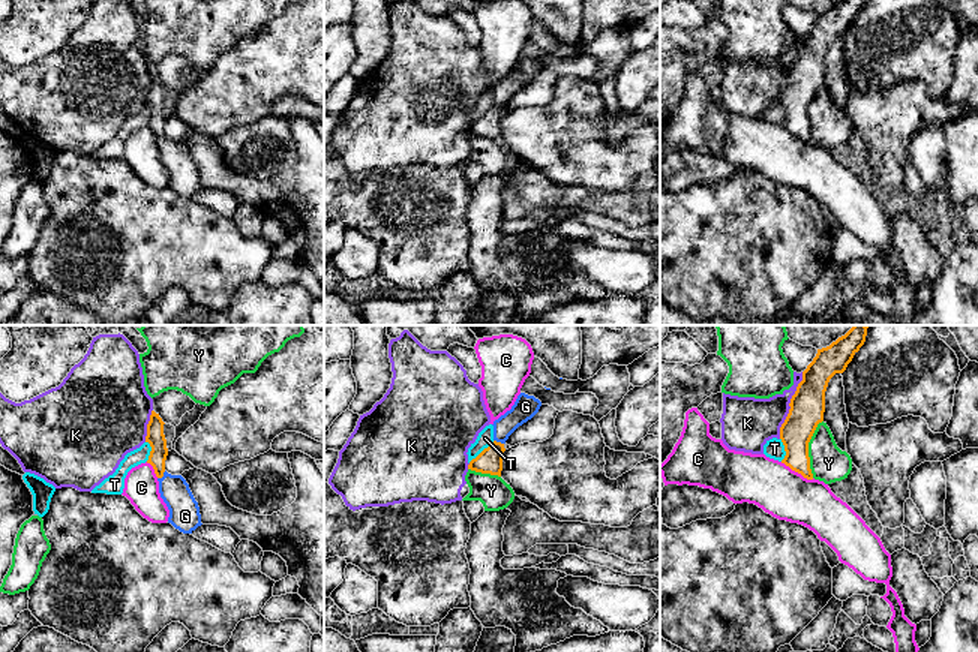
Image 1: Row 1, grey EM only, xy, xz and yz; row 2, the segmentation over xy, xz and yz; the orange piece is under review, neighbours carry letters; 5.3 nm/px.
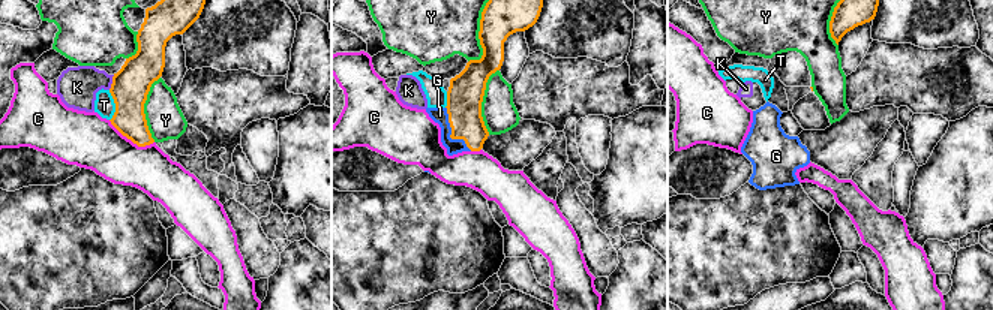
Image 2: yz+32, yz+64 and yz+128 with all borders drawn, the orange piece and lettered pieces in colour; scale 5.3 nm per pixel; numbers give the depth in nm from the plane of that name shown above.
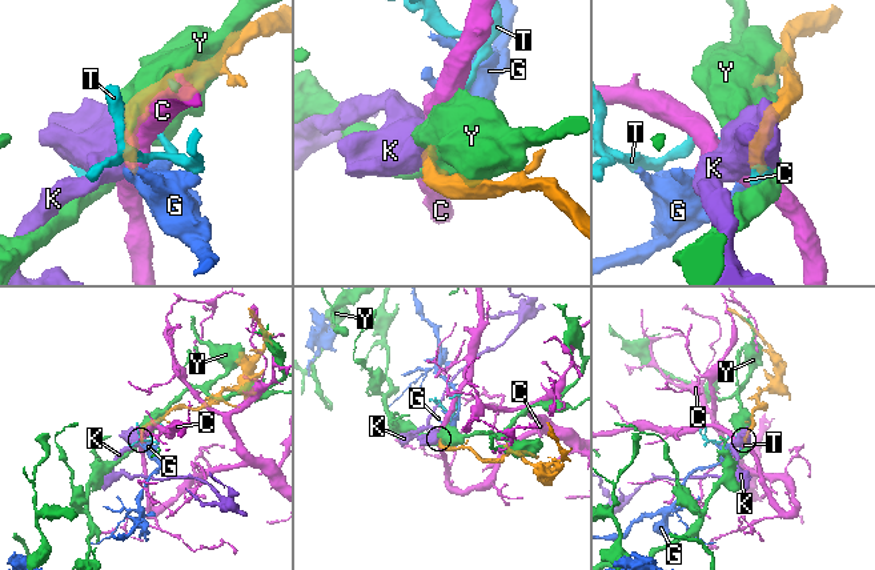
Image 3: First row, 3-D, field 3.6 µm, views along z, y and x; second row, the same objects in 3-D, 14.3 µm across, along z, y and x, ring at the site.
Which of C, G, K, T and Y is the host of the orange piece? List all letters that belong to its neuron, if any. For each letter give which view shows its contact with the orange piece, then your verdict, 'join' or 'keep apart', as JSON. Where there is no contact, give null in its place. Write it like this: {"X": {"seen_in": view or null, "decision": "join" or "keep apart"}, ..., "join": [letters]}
{"C": {"seen_in": "yz", "decision": "keep apart"}, "G": {"seen_in": "xy", "decision": "join"}, "K": {"seen_in": "yz", "decision": "keep apart"}, "T": {"seen_in": "xz", "decision": "keep apart"}, "Y": {"seen_in": "yz", "decision": "keep apart"}, "join": ["G"]}

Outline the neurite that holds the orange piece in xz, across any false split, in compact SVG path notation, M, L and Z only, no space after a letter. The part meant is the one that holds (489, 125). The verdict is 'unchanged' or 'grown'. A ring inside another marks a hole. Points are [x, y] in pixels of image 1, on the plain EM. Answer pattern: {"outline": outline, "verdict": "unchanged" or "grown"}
{"outline": "M520 57L512 73L494 85L494 106L470 126L468 133L501 141L506 105L519 90L531 84L540 70L538 63Z", "verdict": "grown"}

